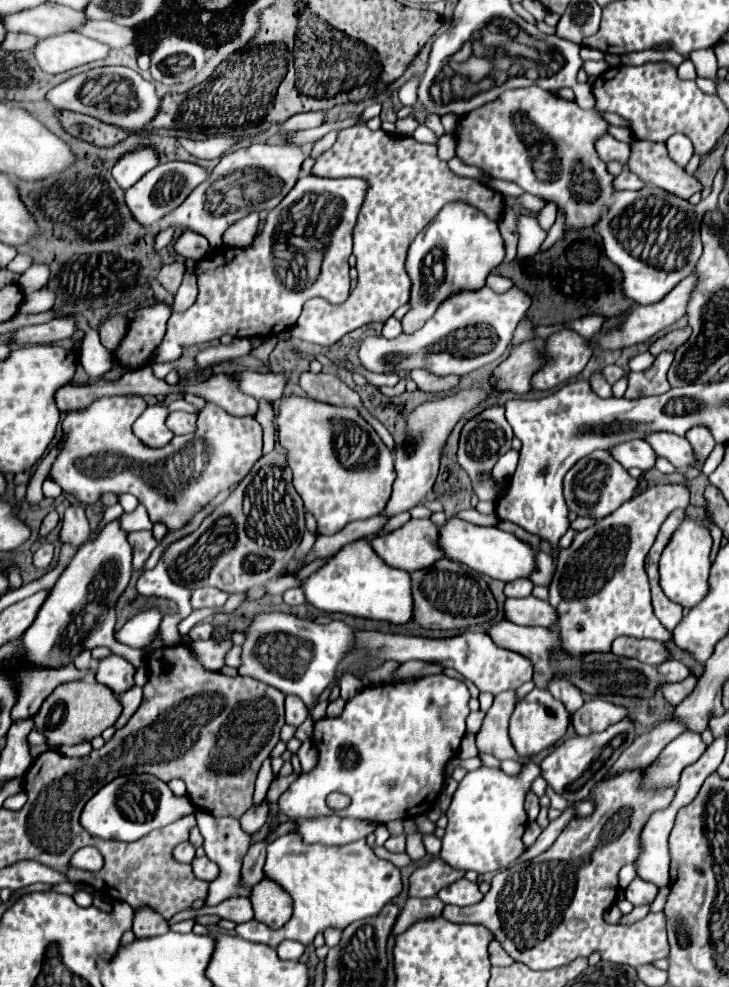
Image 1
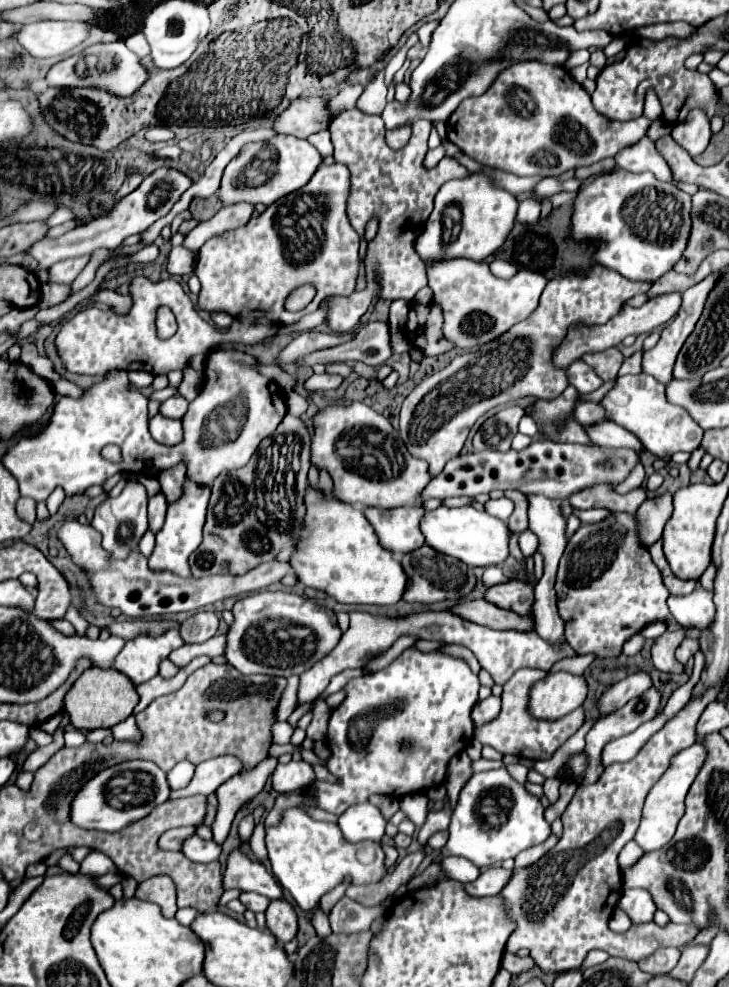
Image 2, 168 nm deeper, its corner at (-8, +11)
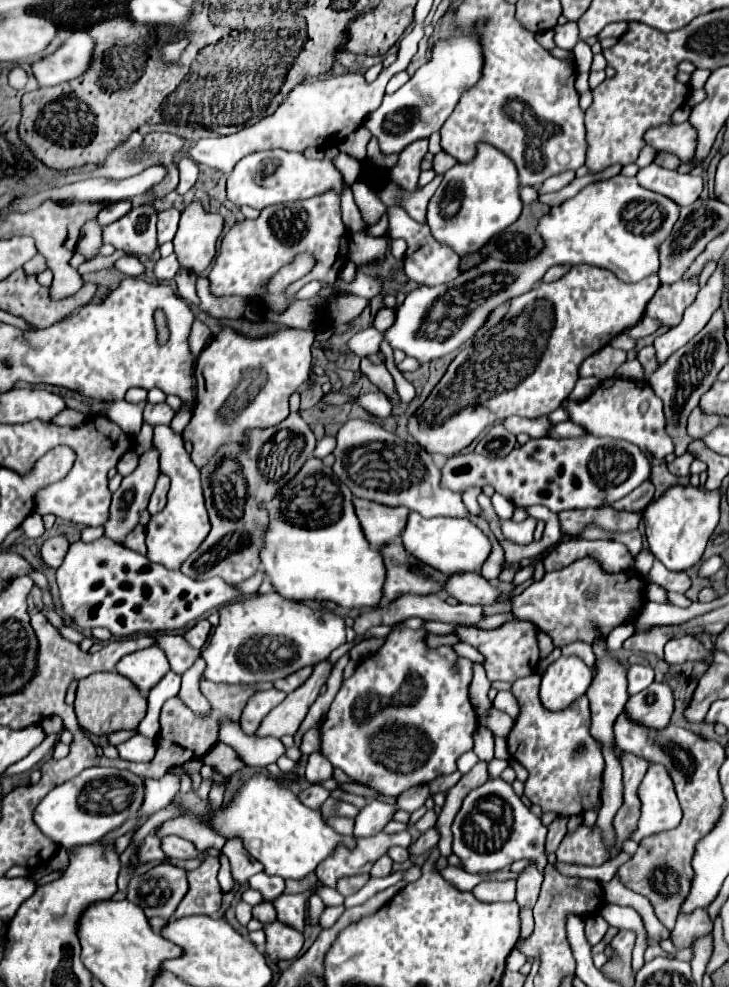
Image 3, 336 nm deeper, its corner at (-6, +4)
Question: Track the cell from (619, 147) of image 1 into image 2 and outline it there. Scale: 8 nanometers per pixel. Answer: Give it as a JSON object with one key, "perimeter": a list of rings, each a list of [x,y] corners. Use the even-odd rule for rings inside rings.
{"perimeter":[[[649,137],[643,139],[643,141],[639,141],[639,145],[633,145],[631,149],[619,151],[619,155],[615,157],[615,161],[617,161],[617,167],[619,167],[619,169],[635,171],[635,173],[649,171],[649,173],[653,173],[659,181],[671,183],[671,185],[675,185],[677,189],[683,189],[683,191],[689,193],[689,195],[693,195],[693,193],[699,189],[697,185],[691,185],[691,183],[683,183],[683,181],[675,181],[675,179],[673,179],[671,167],[669,167],[667,161],[661,157],[661,153],[655,149],[655,143],[653,143]]]}

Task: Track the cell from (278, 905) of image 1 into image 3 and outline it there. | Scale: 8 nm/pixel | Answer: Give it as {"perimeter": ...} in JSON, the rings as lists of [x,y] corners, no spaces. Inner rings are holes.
{"perimeter":[[[275,920],[273,924],[265,924],[265,936],[267,936],[267,954],[277,956],[279,960],[293,960],[301,952],[303,946],[303,934],[295,928],[289,928],[287,924],[281,924]]]}

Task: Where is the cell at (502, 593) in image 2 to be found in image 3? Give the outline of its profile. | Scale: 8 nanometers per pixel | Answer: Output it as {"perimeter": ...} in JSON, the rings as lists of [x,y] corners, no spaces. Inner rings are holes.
{"perimeter":[[[479,572],[453,574],[447,582],[447,594],[471,606],[493,606],[501,602],[499,590]]]}

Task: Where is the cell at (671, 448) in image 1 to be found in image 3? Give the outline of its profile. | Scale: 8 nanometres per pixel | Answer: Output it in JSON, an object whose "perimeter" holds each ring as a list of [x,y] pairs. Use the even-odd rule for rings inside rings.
{"perimeter":[[[611,378],[599,384],[599,388],[581,402],[565,400],[563,406],[569,410],[571,420],[587,428],[593,436],[609,436],[617,440],[627,440],[631,444],[637,444],[641,452],[653,458],[665,458],[667,454],[675,452],[675,442],[667,434],[667,420],[663,414],[661,398],[649,388],[645,380],[623,380],[623,378]]]}

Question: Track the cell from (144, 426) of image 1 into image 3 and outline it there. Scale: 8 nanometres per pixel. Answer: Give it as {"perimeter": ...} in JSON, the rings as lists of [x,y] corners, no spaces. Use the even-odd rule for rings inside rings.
{"perimeter":[[[155,426],[153,446],[161,456],[161,472],[171,478],[171,490],[167,506],[157,516],[151,516],[151,522],[147,526],[147,558],[157,564],[163,564],[169,570],[179,570],[181,564],[201,546],[201,542],[209,534],[209,518],[203,500],[201,476],[183,448],[181,434],[173,432],[173,428]]]}

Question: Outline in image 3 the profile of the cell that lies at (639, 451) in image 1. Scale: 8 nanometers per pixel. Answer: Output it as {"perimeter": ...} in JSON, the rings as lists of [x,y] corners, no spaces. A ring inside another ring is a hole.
{"perimeter":[[[561,422],[551,430],[551,436],[555,436],[555,438],[579,438],[579,436],[587,436],[587,434],[589,432],[575,422]]]}

